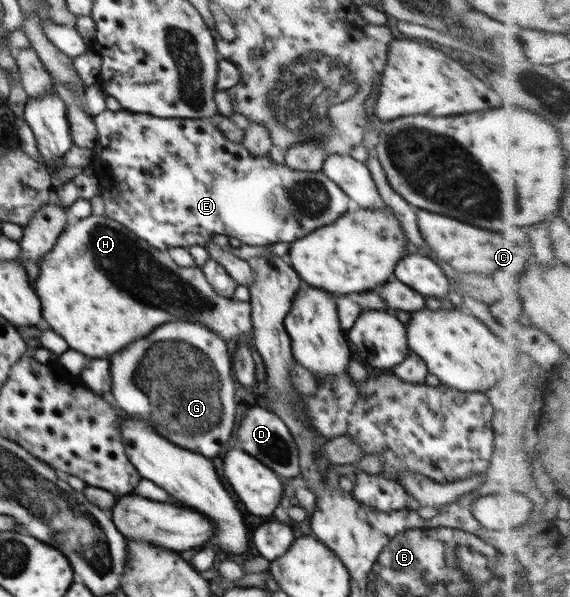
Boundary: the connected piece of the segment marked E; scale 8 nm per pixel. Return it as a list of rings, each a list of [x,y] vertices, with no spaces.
[[[105,109],[93,117],[98,138],[91,167],[105,176],[101,191],[114,191],[121,202],[105,202],[105,215],[120,222],[145,243],[167,251],[169,248],[204,246],[213,234],[234,236],[241,243],[265,246],[292,243],[309,232],[327,226],[347,210],[349,197],[321,171],[295,170],[285,163],[273,163],[269,153],[254,156],[239,142],[227,140],[210,118],[163,118],[125,109]]]

